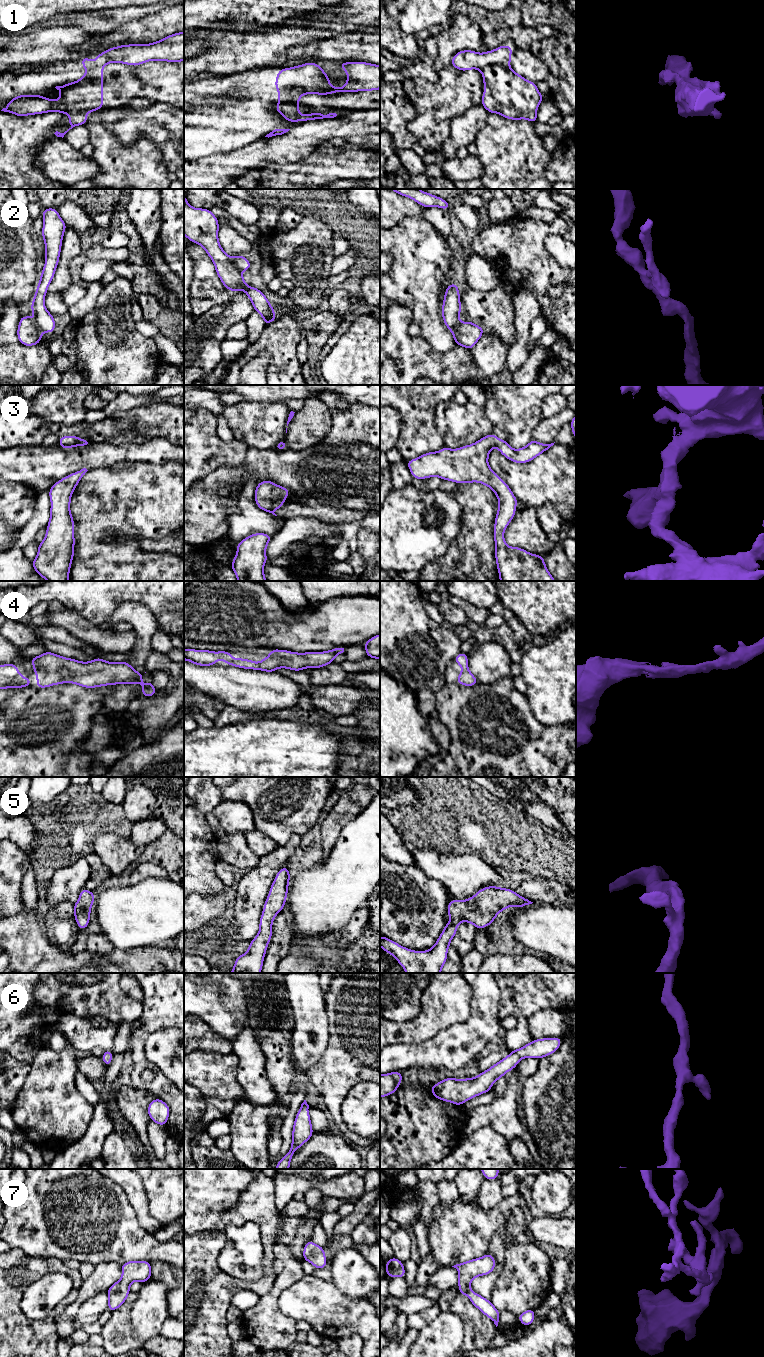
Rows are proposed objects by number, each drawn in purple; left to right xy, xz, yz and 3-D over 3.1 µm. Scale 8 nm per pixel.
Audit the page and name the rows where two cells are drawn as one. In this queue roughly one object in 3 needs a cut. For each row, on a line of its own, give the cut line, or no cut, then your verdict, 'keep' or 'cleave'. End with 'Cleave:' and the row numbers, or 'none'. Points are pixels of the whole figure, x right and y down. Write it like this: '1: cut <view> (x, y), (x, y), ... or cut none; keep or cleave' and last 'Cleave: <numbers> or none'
1: cut yz (505, 66), (490, 64), (485, 65), (480, 70); cleave
2: cut xy (32, 319), (41, 333); cleave
3: cut none; keep
4: cut none; keep
5: cut none; keep
6: cut none; keep
7: cut none; keep
Cleave: 1, 2

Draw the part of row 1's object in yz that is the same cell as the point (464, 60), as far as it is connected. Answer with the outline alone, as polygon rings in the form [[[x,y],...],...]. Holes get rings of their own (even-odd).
[[[508,44],[484,53],[477,53],[473,50],[463,50],[454,55],[451,60],[451,66],[460,71],[470,69],[478,69],[481,71],[485,66],[494,64],[508,67],[511,64],[512,51],[513,48]]]

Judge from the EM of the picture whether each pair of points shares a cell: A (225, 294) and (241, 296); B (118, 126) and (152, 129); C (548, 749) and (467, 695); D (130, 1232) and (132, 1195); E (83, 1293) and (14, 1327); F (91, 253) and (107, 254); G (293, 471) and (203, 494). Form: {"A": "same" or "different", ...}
{"A": "different", "B": "same", "C": "same", "D": "different", "E": "different", "F": "same", "G": "same"}

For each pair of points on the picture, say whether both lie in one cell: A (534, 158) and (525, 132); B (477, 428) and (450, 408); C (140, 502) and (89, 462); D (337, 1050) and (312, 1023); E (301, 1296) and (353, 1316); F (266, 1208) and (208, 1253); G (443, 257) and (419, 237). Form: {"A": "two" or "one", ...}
{"A": "one", "B": "one", "C": "two", "D": "two", "E": "one", "F": "one", "G": "one"}

